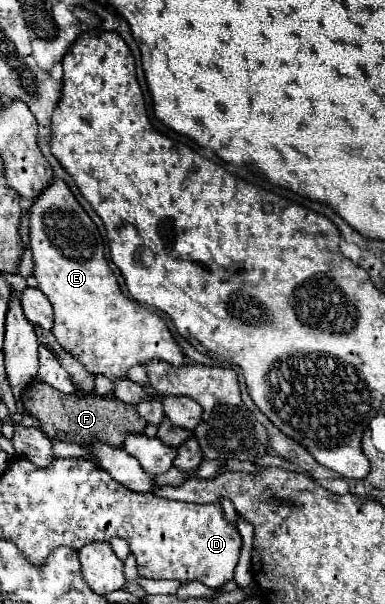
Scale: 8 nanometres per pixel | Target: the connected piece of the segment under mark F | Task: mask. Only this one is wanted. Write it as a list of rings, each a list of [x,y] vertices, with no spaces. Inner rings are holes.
[[[39,381],[27,389],[23,403],[27,411],[41,423],[41,429],[49,439],[59,439],[65,443],[89,445],[93,441],[101,441],[111,447],[123,447],[127,433],[143,433],[147,427],[147,423],[139,419],[135,407],[119,399],[103,399],[97,395],[63,395],[61,391],[55,391]]]

